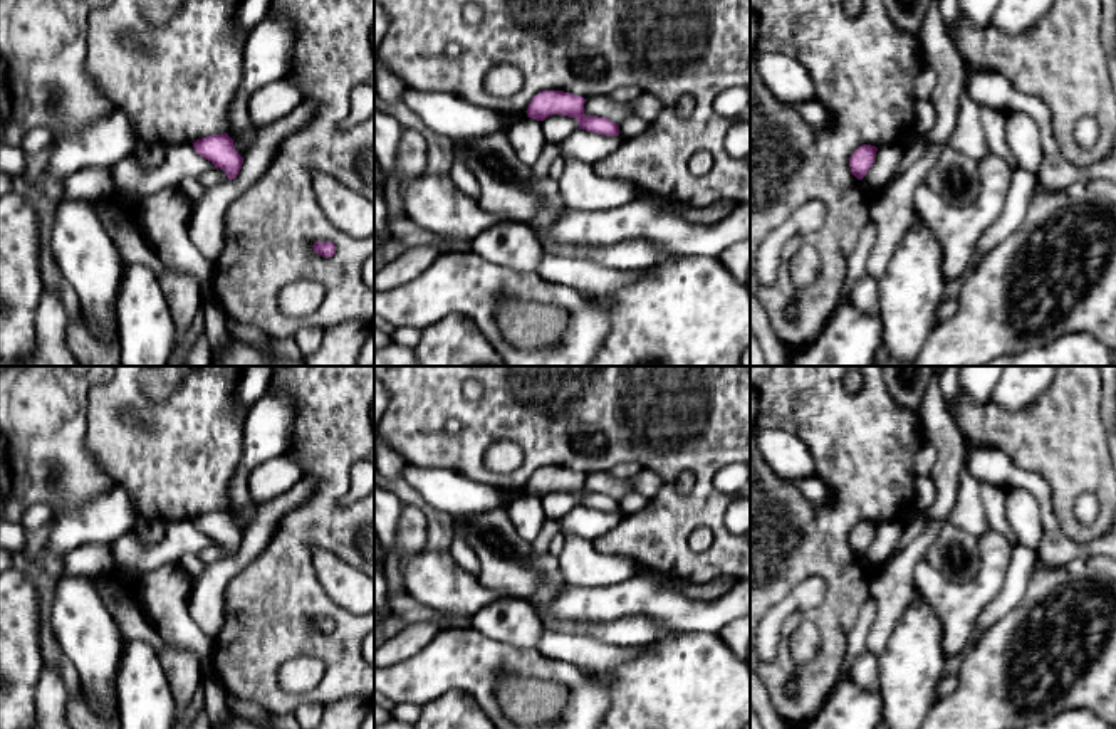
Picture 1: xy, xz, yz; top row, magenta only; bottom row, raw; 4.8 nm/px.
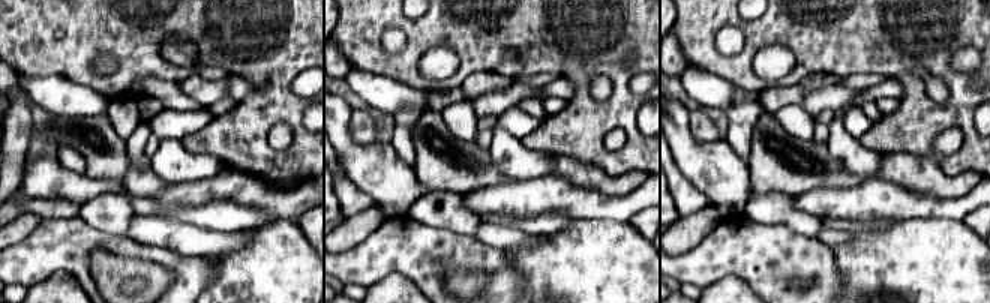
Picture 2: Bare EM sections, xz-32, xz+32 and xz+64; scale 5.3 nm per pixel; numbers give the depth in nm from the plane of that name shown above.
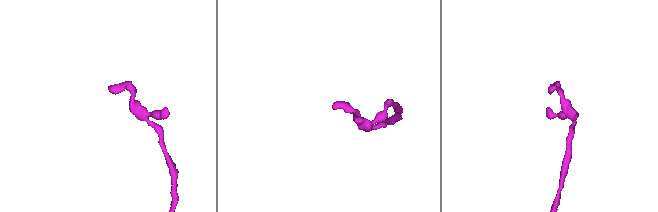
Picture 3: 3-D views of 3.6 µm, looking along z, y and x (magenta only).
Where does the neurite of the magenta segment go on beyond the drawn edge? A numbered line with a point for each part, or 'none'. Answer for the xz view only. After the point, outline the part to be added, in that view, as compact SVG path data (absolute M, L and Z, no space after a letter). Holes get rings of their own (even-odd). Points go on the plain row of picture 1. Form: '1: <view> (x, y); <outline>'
none

